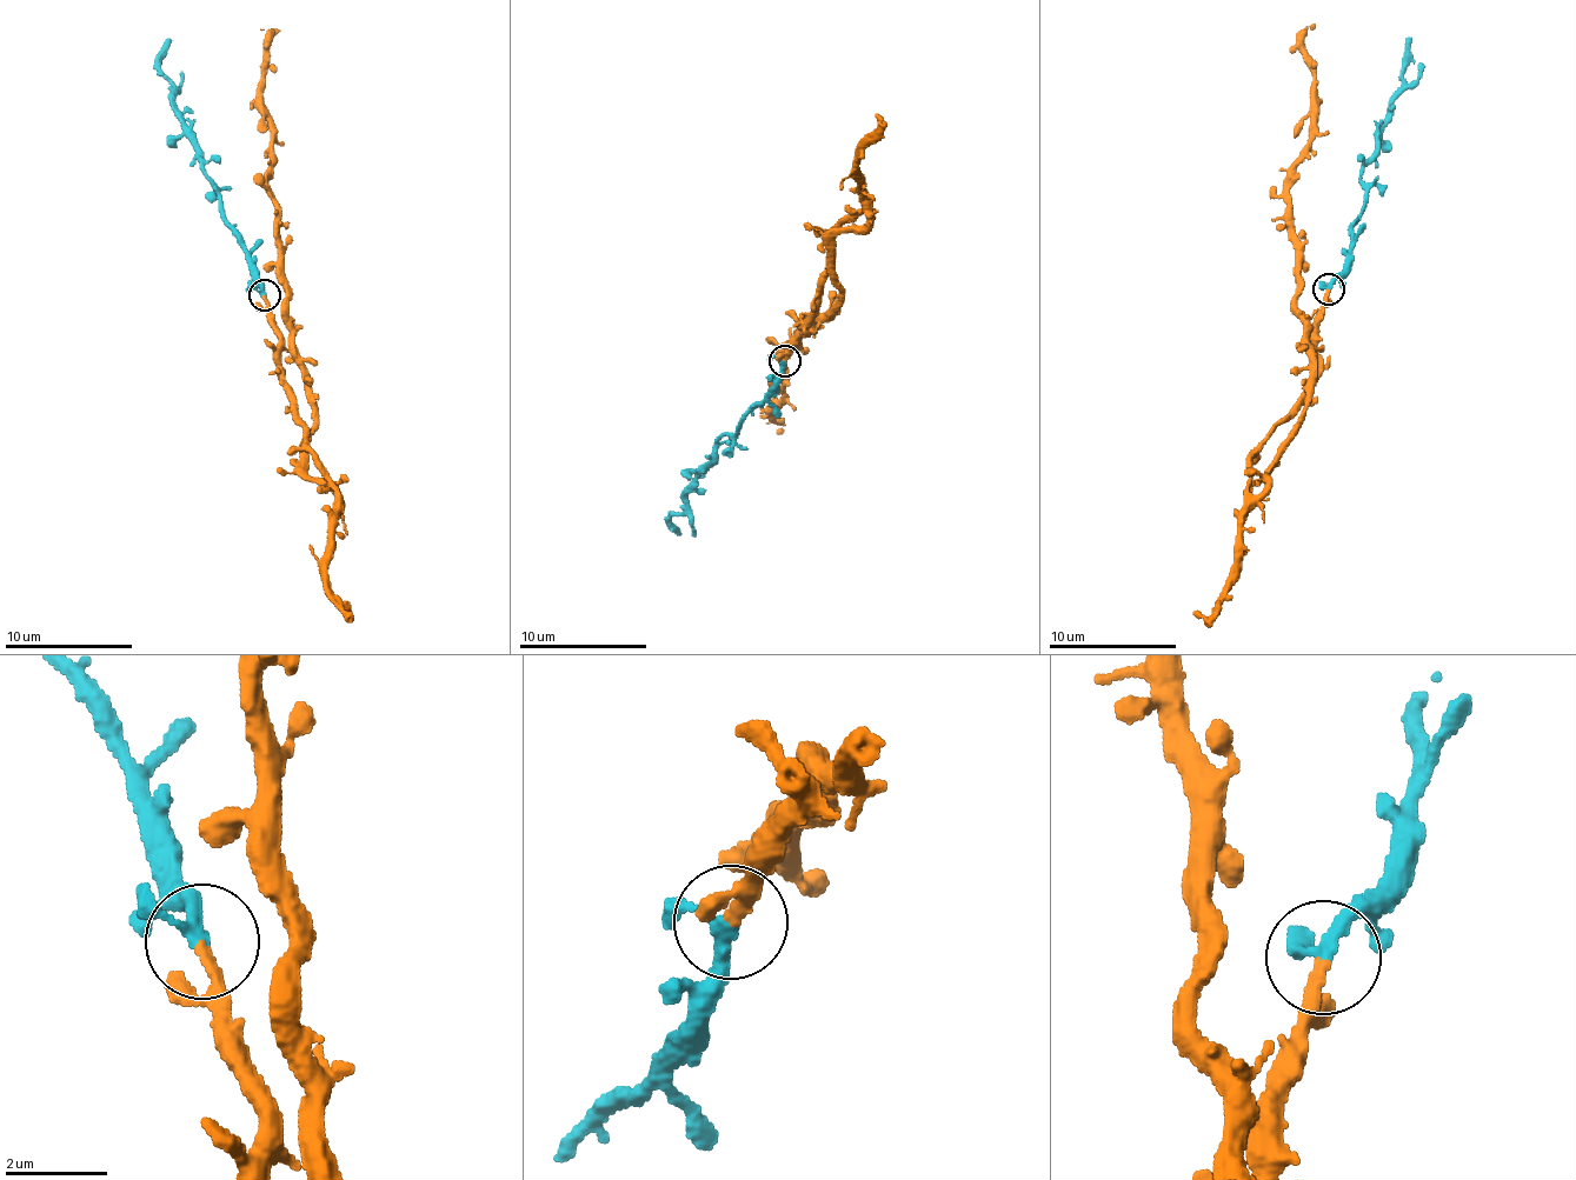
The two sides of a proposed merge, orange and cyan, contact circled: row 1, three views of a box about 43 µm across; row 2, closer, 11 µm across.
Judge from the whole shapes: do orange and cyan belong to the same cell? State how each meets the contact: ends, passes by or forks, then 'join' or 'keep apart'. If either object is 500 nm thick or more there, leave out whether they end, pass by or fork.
orange ends; cyan passes by; join

